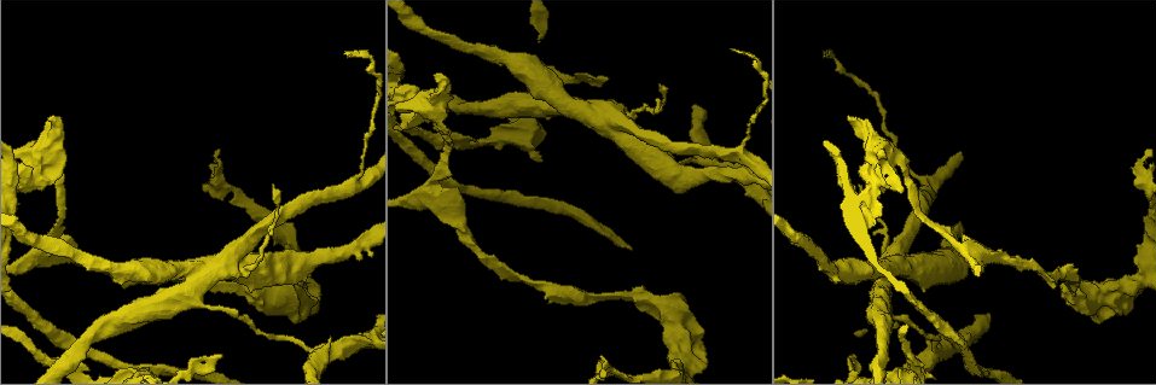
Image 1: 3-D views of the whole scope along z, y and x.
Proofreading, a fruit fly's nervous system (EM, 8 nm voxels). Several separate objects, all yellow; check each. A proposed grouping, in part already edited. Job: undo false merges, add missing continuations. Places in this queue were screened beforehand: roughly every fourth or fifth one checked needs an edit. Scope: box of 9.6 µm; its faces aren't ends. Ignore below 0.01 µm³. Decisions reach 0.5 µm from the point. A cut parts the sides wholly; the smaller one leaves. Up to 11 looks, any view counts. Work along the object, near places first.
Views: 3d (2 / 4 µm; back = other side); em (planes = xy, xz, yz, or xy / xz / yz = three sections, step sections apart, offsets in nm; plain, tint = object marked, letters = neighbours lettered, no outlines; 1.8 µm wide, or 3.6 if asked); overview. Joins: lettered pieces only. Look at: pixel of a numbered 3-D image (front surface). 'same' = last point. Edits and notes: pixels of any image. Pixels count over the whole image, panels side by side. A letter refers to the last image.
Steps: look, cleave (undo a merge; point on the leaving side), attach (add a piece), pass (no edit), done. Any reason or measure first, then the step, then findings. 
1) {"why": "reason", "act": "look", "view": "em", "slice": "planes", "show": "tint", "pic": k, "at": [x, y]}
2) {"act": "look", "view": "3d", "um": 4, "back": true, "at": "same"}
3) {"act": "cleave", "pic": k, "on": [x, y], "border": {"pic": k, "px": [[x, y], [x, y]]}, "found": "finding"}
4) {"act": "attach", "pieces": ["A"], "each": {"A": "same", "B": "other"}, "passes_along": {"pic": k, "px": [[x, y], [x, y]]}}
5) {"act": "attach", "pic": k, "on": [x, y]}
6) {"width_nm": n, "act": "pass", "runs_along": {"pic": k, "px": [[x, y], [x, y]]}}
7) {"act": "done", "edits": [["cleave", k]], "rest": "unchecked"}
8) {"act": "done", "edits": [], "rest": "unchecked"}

{"why": "sharp bend", "act": "look", "view": "em", "slice": "xz", "step": 4, "show": "tint", "pic": 1, "at": [877, 161]}

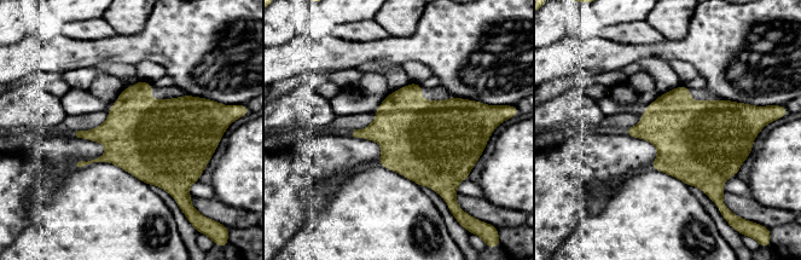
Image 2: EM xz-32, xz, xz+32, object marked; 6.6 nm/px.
{"act": "look", "view": "em", "slice": "planes", "show": "letters", "at": "same"}

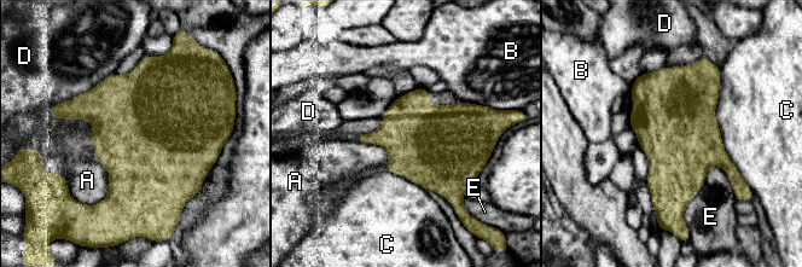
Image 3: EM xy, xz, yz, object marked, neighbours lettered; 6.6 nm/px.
{"act": "pass", "each": {"A": "other", "B": "other", "C": "other", "D": "other", "E": "other"}, "border": {"pic": 3, "px": [[96, 160], [108, 193], [91, 205]]}, "found": "one neuron here"}

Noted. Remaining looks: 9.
{"why": "calibre changes", "act": "look", "view": "em", "slice": "planes", "show": "letters", "pic": 1, "at": [1060, 275]}

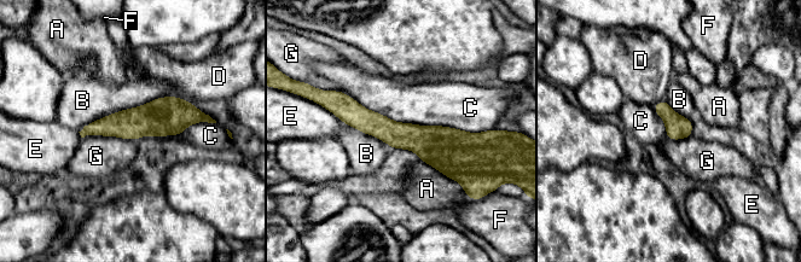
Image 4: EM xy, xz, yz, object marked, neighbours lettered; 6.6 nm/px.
{"width_nm": 160, "act": "pass", "each": {"A": "other", "B": "other", "C": "other", "D": "other", "E": "other", "F": "other", "G": "other"}, "runs_along": {"pic": 4, "px": [[332, 106], [399, 135], [472, 141]]}, "found": "one neuron here"}

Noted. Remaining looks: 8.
{"act": "look", "view": "3d", "um": 4, "pic": 1, "at": [223, 284]}

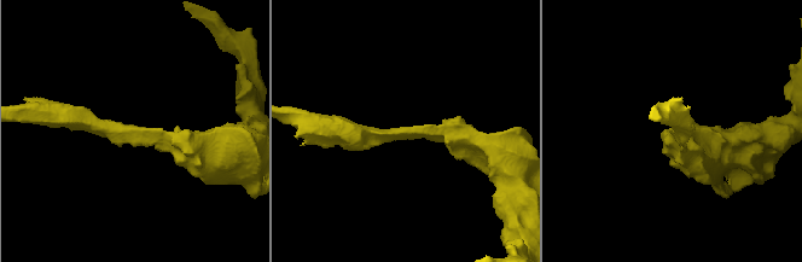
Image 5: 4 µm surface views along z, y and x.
{"act": "look", "view": "em", "slice": "planes", "show": "letters", "pic": 5, "at": [407, 133]}

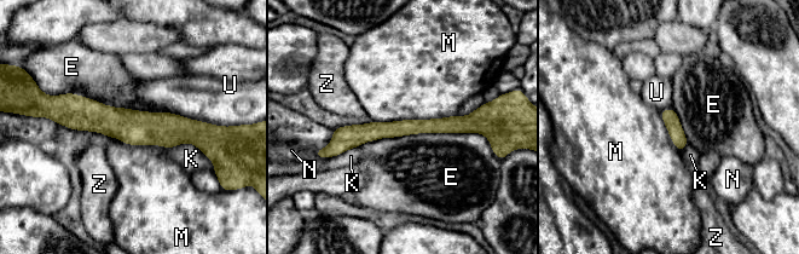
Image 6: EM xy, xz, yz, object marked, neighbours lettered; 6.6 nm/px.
{"longest_contact_nm": ["E", 850], "act": "pass", "each": {"E": "other", "K": "other", "M": "other", "N": "other", "U": "other", "Z": "other"}, "border": {"pic": 6, "px": [[457, 113], [422, 120], [372, 121]]}, "found": "one neuron here"}

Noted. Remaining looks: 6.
{"why": "a fork", "act": "look", "view": "3d", "um": 4, "pic": 1, "at": [207, 271]}

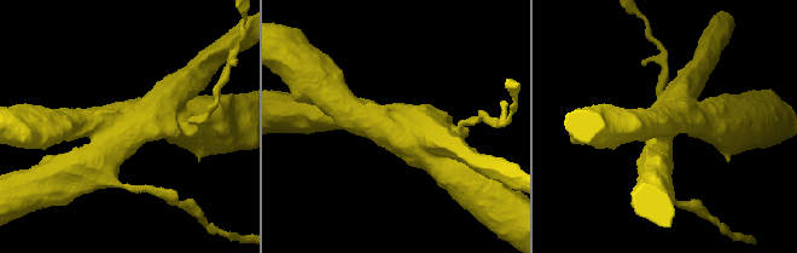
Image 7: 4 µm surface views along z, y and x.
{"arms": 3, "arm_widths_nm": [420, 460, 550], "why": "now the EM", "act": "look", "view": "em", "slice": "planes", "show": "plain", "pic": 7, "at": [125, 122]}

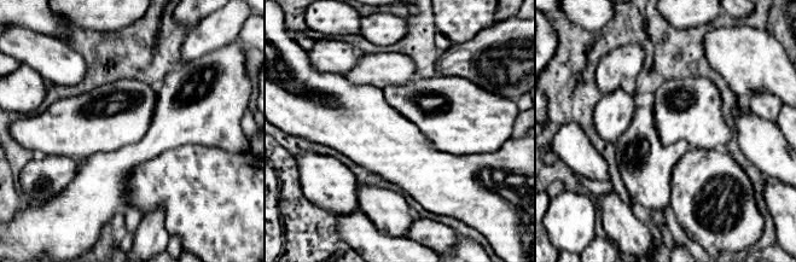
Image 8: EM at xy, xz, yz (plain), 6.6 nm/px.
{"why": "see the neighbours", "act": "look", "view": "em", "slice": "planes", "show": "letters", "at": "same"}

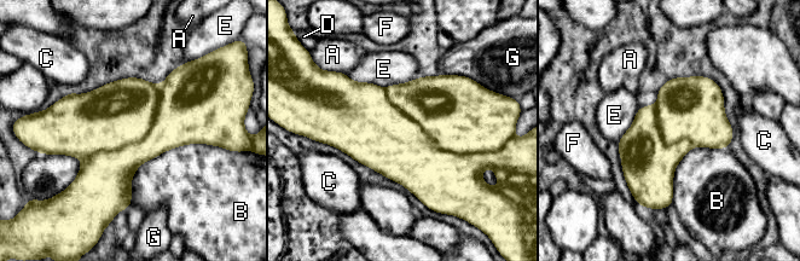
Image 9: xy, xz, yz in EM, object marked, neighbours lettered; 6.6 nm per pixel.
{"act": "cleave", "pic": 9, "on": [173, 126], "each": {"A": "other", "B": "other", "C": "other", "D": "other", "E": "other", "F": "other", "G": "other"}, "part_leaving": {"pic": 9, "px": [[178, 71], [178, 115], [86, 183]]}, "found": "a second neuron is stuck on"}

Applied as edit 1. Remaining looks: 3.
{"act": "done", "edits": [["cleave", 9]], "rest": "unchecked"}

